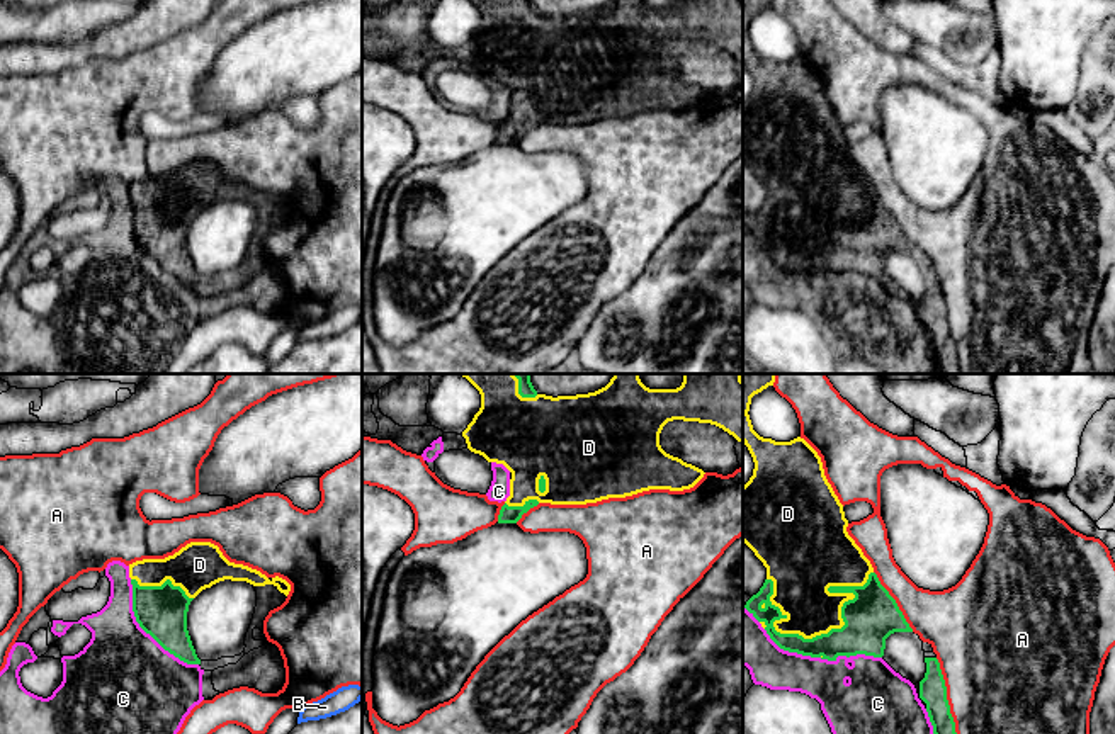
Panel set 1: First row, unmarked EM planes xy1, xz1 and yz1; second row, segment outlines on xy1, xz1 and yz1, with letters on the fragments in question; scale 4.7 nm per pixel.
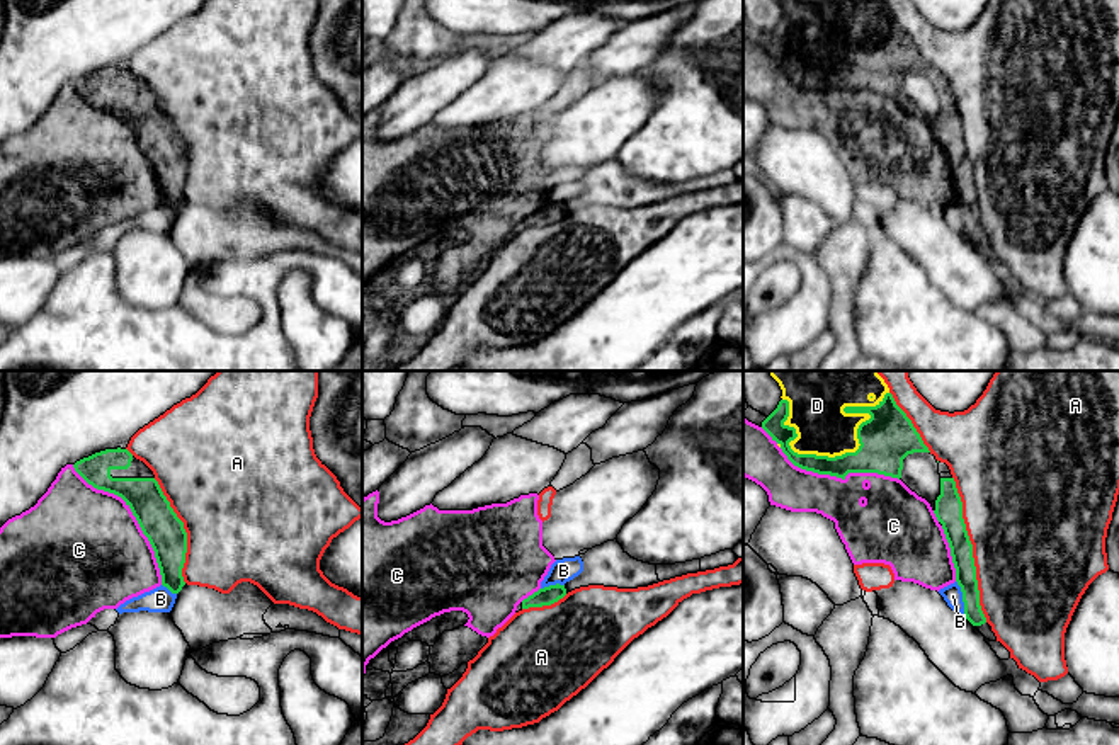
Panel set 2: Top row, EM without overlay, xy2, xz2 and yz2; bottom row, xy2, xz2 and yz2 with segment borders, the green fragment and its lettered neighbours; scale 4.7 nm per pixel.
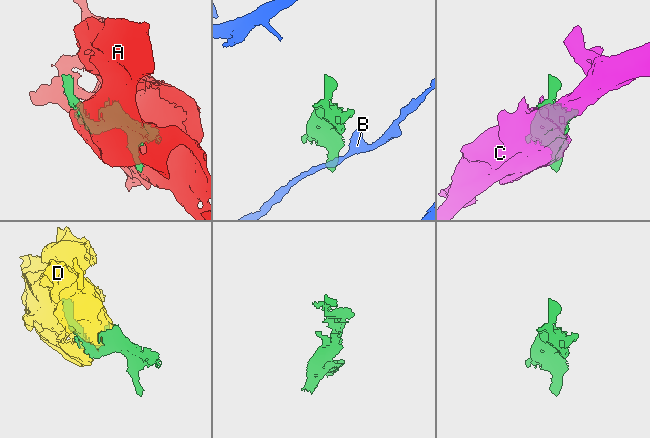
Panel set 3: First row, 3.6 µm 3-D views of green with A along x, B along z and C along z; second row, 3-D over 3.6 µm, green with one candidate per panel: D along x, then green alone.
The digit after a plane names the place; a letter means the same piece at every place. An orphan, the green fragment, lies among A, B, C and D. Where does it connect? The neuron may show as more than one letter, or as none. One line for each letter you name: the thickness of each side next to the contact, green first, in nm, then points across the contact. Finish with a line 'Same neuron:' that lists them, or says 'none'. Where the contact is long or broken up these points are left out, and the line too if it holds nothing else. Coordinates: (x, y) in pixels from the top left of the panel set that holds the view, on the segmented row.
D: calibres 240 and 300 nm
Same neuron: D

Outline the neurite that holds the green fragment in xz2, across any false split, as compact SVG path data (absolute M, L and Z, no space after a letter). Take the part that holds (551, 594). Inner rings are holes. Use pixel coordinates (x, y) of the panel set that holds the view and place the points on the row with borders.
M560 583L549 585L549 587L539 589L537 592L524 599L522 609L551 606L560 599L563 599L565 595L566 595L565 585L560 585Z

